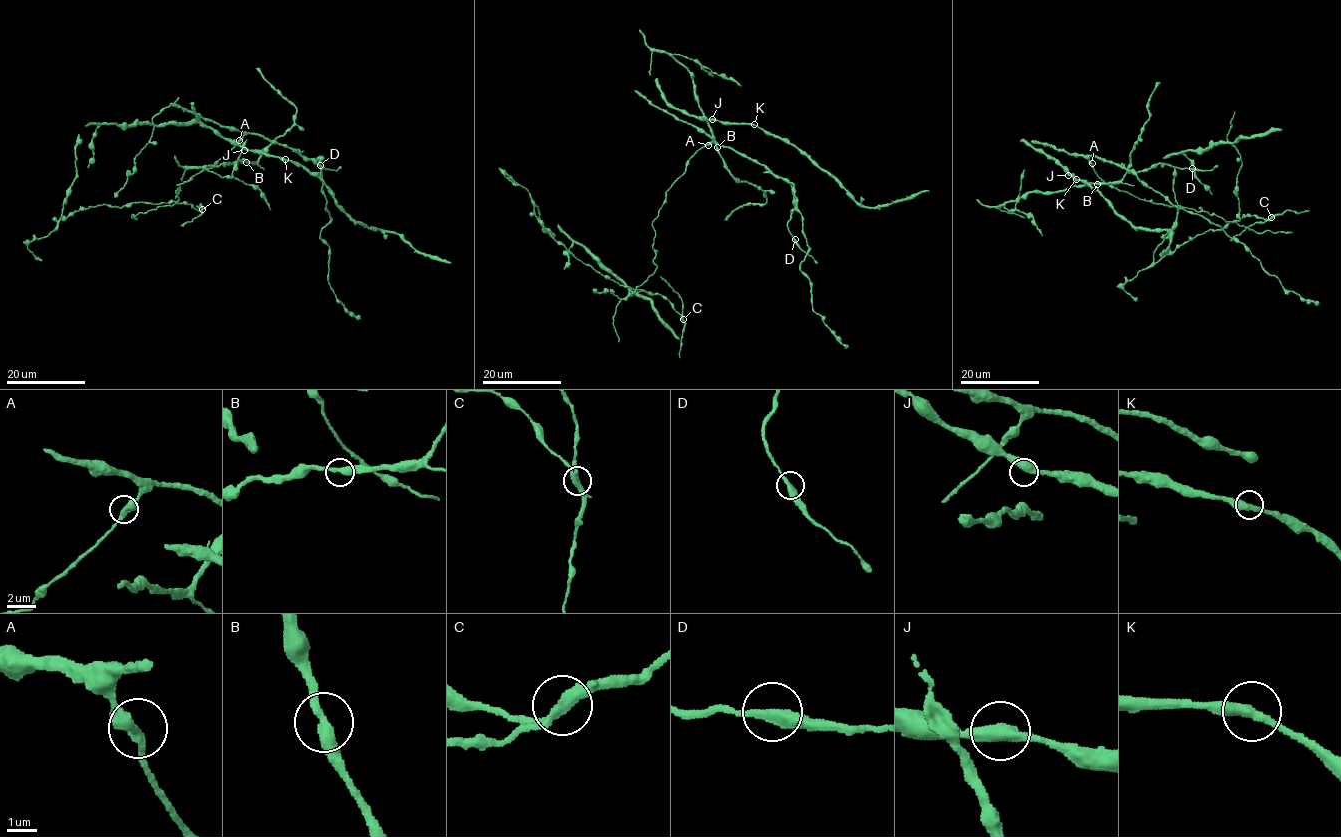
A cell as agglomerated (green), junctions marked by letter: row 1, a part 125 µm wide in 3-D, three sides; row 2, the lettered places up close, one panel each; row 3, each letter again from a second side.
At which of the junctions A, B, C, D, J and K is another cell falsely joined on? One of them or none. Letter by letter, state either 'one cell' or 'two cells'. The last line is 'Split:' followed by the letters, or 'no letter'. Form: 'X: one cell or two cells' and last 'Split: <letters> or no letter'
A: one cell
B: one cell
C: two cells
D: one cell
J: one cell
K: one cell
Split: C

